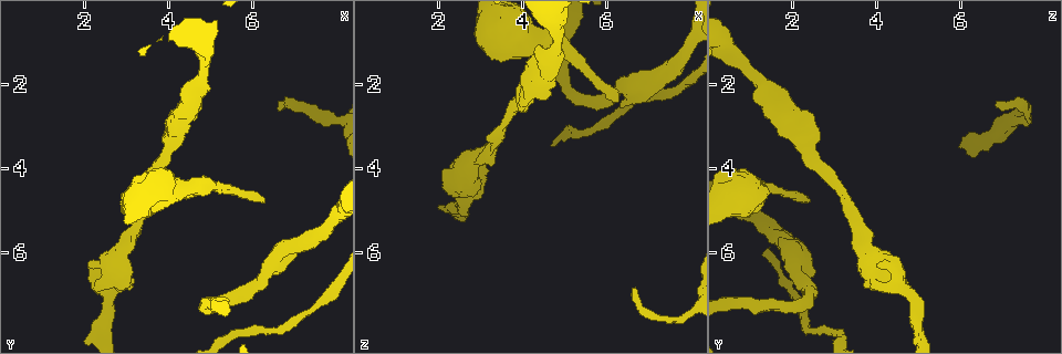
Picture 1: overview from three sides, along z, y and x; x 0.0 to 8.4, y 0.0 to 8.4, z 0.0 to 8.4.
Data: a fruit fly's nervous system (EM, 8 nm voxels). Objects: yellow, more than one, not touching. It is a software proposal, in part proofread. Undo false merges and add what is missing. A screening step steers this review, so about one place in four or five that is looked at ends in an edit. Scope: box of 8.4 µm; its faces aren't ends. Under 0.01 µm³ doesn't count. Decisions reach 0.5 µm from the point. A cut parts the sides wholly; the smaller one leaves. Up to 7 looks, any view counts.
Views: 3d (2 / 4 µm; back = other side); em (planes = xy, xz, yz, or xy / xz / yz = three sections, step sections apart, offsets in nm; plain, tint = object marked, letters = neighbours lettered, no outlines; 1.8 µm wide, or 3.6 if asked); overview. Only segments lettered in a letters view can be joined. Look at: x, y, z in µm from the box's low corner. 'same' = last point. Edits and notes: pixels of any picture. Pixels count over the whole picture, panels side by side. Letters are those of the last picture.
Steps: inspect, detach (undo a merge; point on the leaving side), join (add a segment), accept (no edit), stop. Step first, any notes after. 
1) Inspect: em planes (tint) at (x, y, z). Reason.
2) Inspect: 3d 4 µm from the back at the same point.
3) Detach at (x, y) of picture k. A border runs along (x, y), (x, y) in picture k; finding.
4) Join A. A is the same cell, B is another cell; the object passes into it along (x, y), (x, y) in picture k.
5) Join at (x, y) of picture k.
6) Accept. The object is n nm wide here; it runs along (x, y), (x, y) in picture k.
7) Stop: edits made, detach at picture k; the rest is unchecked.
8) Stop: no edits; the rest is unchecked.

Inspect: em xz step 16 (tint) at (4.60, 2.20, 1.40). Sudden change in width.

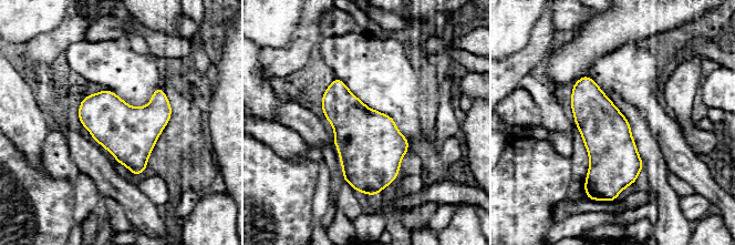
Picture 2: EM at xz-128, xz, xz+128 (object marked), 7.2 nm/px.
Inspect: em planes (letters) at the same point.

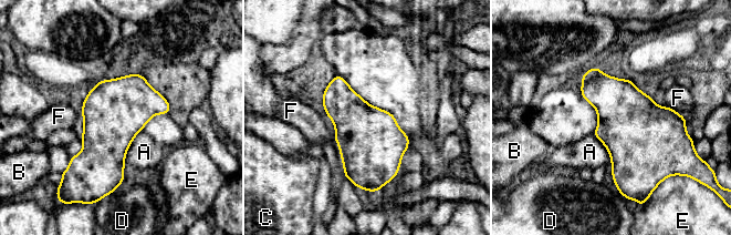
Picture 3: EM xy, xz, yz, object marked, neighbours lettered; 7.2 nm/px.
Accept. A, B, C, D, E and F are other cells; a border runs along (142, 130), (127, 150), (124, 163) in picture 3; continuous, no second neuron.

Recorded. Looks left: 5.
Inspect: 3d 2 µm from the back at (6.20, 4.75, 2.45). End of a long branch.

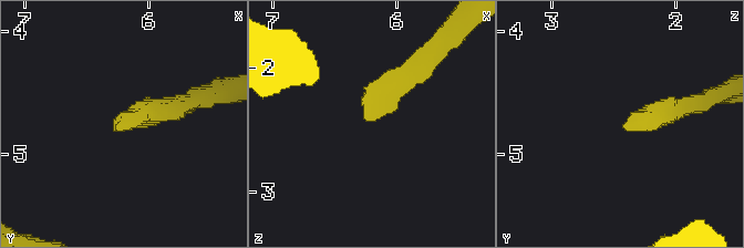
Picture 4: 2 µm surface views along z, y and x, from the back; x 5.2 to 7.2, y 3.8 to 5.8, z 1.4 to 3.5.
Inspect: em yz step 16 (letters) at (6.22, 4.78, 2.42). Now the EM.

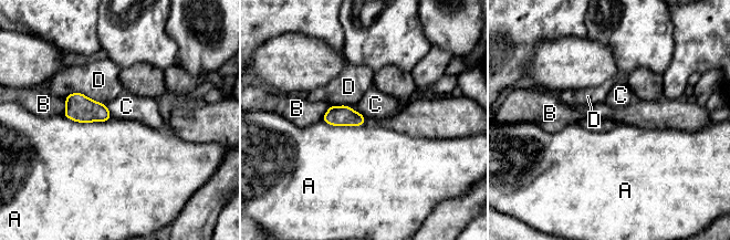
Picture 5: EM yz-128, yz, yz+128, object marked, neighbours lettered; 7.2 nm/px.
Accept. A, B, C and D are other cells; a border runs along (62, 115), (79, 122), (112, 117) in picture 5; none of them fits.

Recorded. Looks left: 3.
Inspect: 3d 2 µm at (6.60, 2.40, 6.85). Thin end.

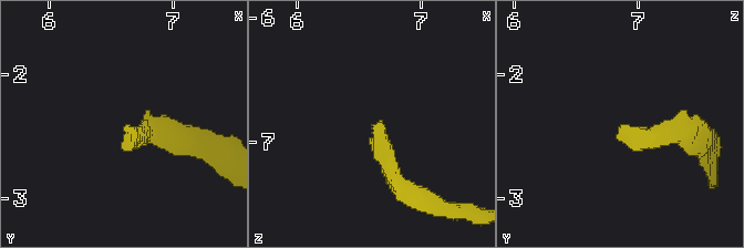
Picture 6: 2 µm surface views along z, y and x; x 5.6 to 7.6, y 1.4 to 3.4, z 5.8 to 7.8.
Inspect: em xy step 16 (tint) at (6.66, 2.42, 6.84). Shape alone is not enough.

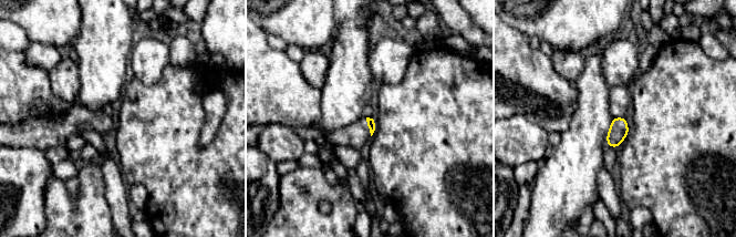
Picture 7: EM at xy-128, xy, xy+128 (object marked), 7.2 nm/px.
Inspect: em xz step 16 (letters) at the same point.

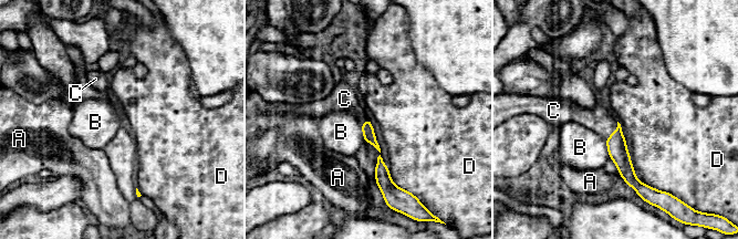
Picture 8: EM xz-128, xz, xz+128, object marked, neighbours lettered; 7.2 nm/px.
Join C. C is the same cell, A, B and D are other cells; the object passes into it along (616, 145), (614, 131), (600, 120) in picture 8; the neuron continues.

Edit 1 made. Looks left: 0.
Stop: edits made, join at picture 8; the rest is unchecked.

